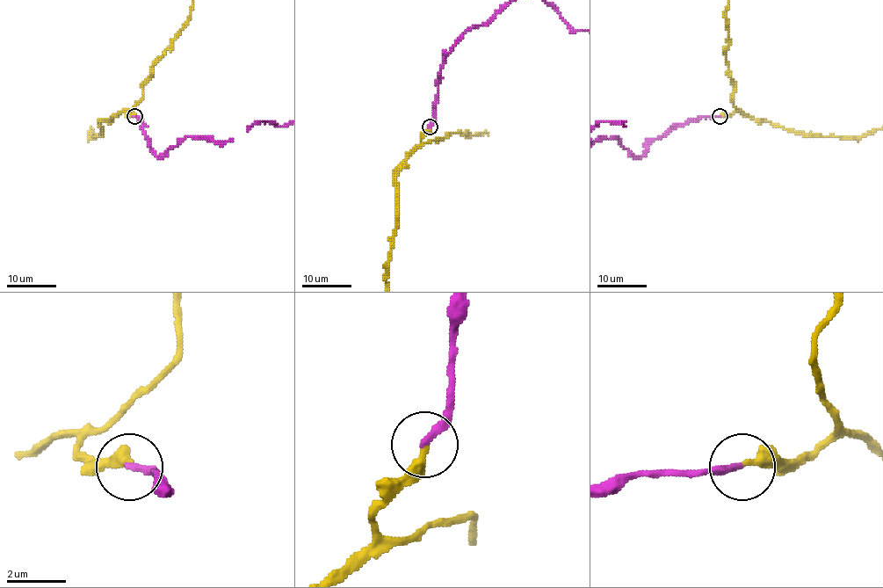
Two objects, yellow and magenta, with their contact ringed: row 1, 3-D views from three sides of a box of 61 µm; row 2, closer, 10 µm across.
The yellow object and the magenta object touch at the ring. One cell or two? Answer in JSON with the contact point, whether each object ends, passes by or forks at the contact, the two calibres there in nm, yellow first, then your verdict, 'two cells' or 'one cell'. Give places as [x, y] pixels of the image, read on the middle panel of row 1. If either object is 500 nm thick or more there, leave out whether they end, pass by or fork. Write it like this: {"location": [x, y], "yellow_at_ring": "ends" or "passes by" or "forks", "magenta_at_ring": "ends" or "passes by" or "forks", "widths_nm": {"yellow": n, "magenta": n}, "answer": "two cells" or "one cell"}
{"location": [430, 127], "yellow_at_ring": "ends", "magenta_at_ring": "ends", "widths_nm": {"yellow": 320, "magenta": 220}, "answer": "one cell"}

